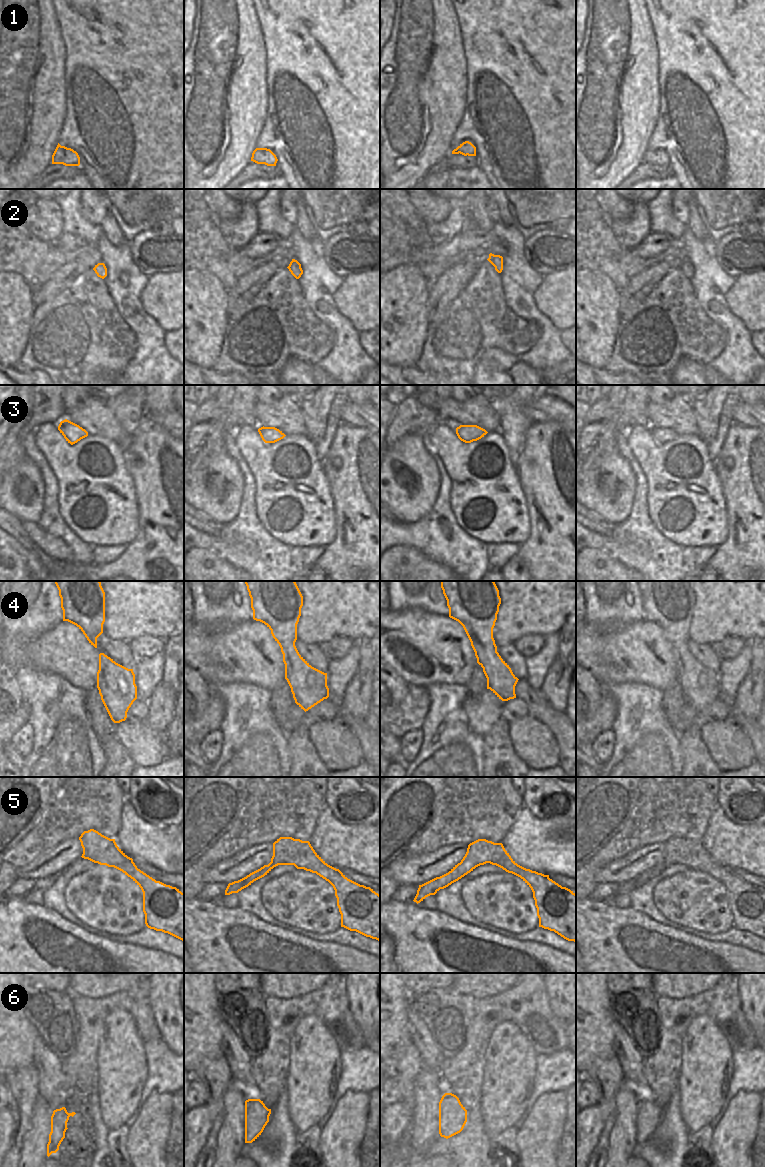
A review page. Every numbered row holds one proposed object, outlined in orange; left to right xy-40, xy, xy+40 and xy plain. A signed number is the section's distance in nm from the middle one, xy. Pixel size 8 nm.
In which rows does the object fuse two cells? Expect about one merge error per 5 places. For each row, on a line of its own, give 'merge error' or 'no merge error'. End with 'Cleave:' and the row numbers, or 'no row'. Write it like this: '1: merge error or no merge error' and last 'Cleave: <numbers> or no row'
1: no merge error
2: no merge error
3: no merge error
4: no merge error
5: no merge error
6: no merge error
Cleave: no row

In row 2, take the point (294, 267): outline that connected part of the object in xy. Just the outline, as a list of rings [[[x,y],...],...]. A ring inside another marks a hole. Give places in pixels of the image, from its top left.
[[[292,259],[292,261],[290,262],[290,264],[289,264],[289,266],[287,268],[289,269],[291,274],[296,279],[299,279],[301,277],[301,275],[303,274],[303,270],[301,268],[301,264],[295,259]]]

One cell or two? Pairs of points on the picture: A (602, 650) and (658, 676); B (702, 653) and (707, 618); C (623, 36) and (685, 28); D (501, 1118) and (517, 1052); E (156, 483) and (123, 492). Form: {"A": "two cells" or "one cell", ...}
{"A": "one cell", "B": "two cells", "C": "two cells", "D": "one cell", "E": "two cells"}

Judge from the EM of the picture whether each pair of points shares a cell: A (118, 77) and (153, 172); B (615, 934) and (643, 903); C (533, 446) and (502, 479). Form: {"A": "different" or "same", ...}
{"A": "same", "B": "different", "C": "different"}

